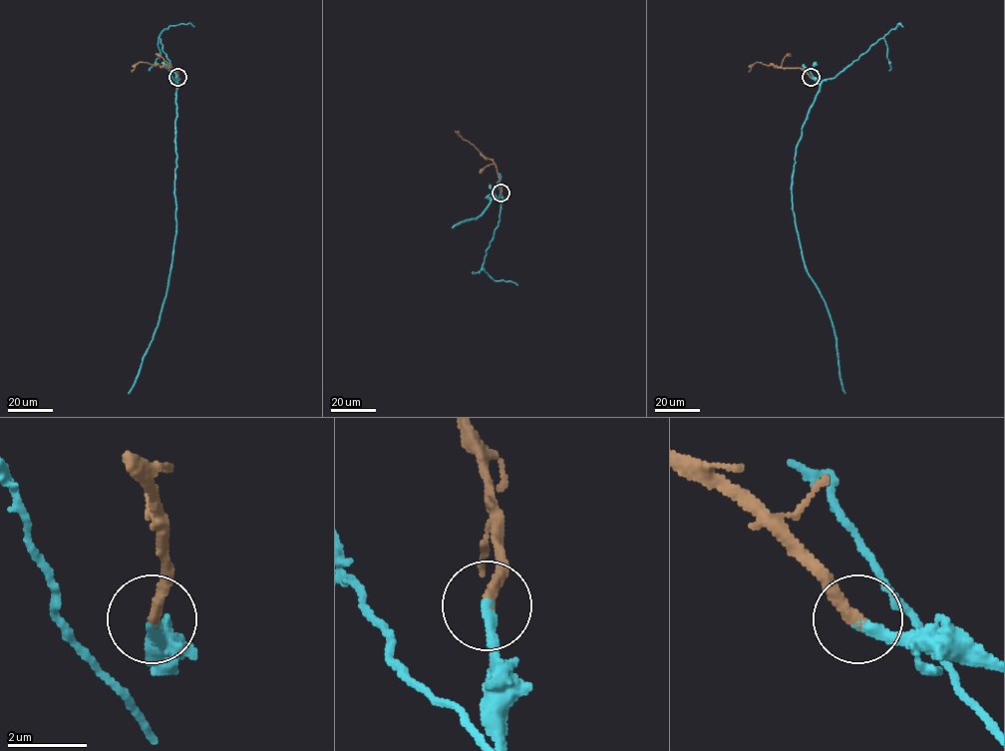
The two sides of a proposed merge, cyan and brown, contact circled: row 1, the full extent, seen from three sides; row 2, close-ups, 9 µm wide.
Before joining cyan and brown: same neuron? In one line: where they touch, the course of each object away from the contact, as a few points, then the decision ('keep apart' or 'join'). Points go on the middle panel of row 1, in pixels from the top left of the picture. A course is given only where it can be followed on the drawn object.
place (501, 192); course cyan (502, 193), (502, 202), (498, 174), (500, 180), (482, 213), (477, 218), (452, 226); course brown (501, 193), (496, 166), (455, 131); join

